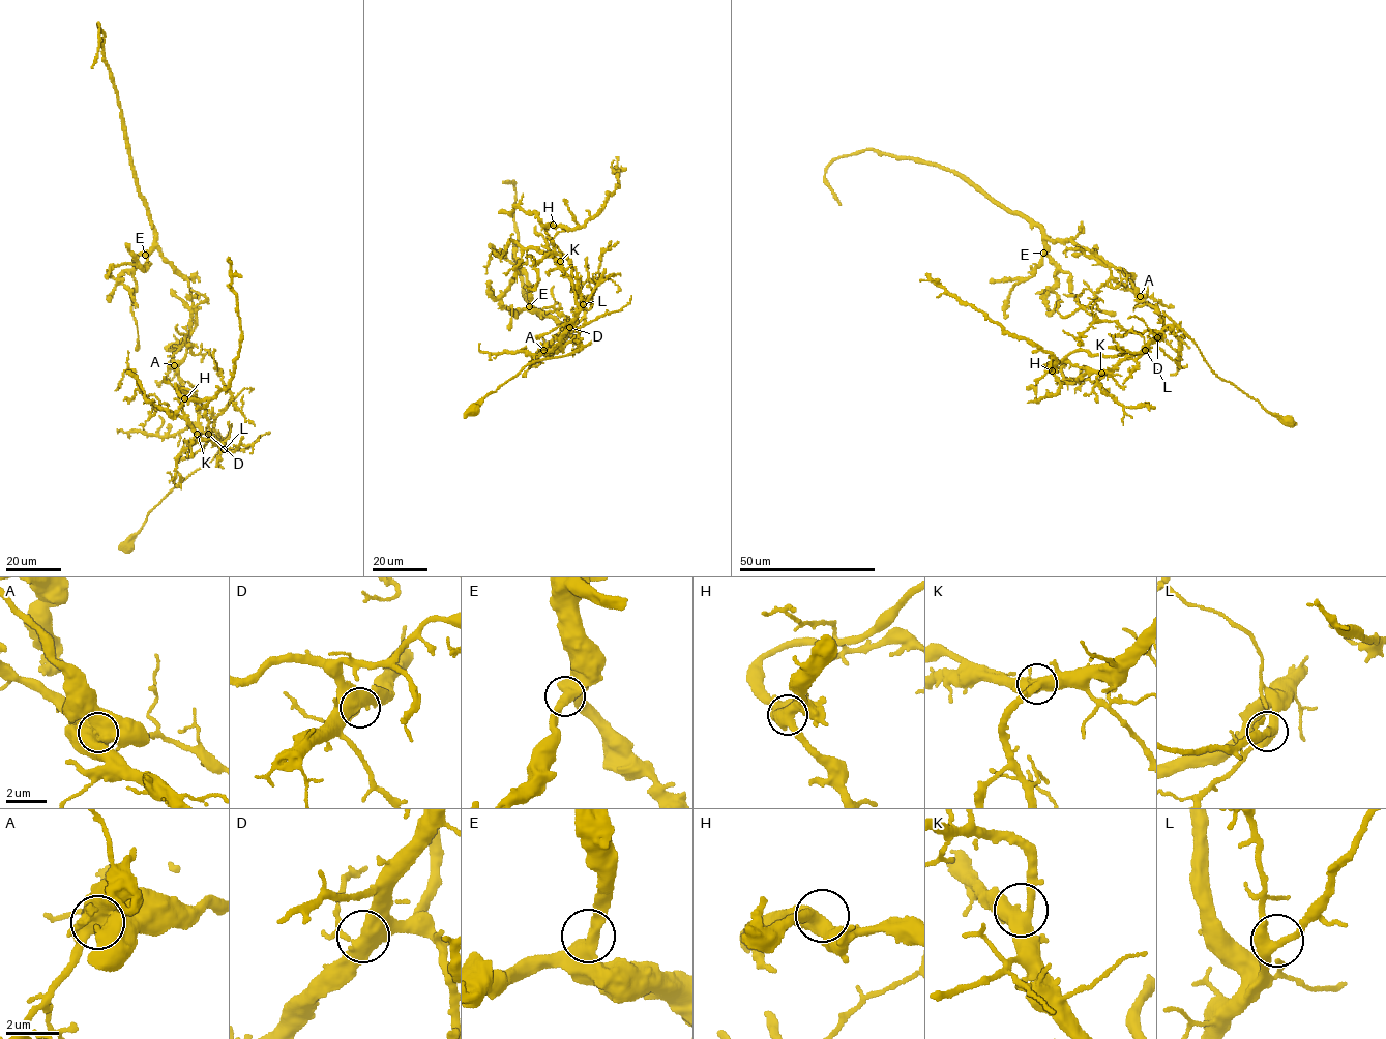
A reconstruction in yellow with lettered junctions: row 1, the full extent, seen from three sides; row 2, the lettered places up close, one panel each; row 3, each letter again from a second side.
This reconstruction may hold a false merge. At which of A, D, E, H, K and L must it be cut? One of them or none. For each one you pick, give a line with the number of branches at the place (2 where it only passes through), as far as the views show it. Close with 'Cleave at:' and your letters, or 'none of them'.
A: 3 branches meet
Cleave at: A

